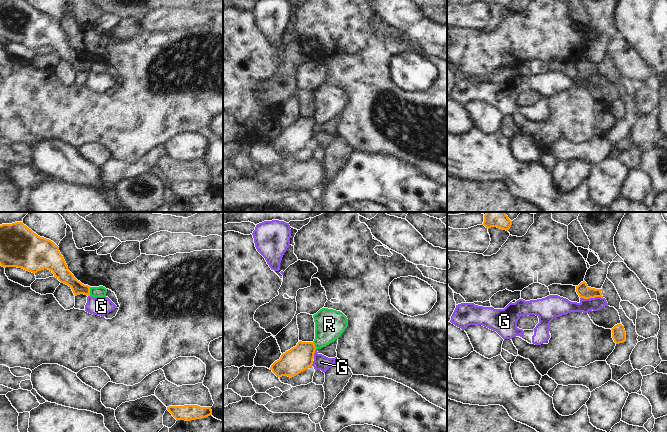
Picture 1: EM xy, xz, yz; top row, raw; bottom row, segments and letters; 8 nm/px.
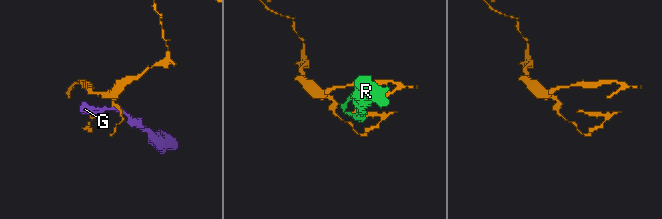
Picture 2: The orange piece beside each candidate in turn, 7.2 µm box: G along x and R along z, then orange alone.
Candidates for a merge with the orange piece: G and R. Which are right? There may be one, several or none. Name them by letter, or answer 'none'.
none

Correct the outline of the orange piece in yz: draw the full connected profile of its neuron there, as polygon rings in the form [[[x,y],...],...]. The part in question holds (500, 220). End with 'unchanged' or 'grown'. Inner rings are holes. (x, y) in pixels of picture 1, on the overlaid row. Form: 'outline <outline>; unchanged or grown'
outline [[[486,212],[483,224],[486,228],[497,227],[508,231],[512,225],[512,221],[505,212]]]; unchanged

